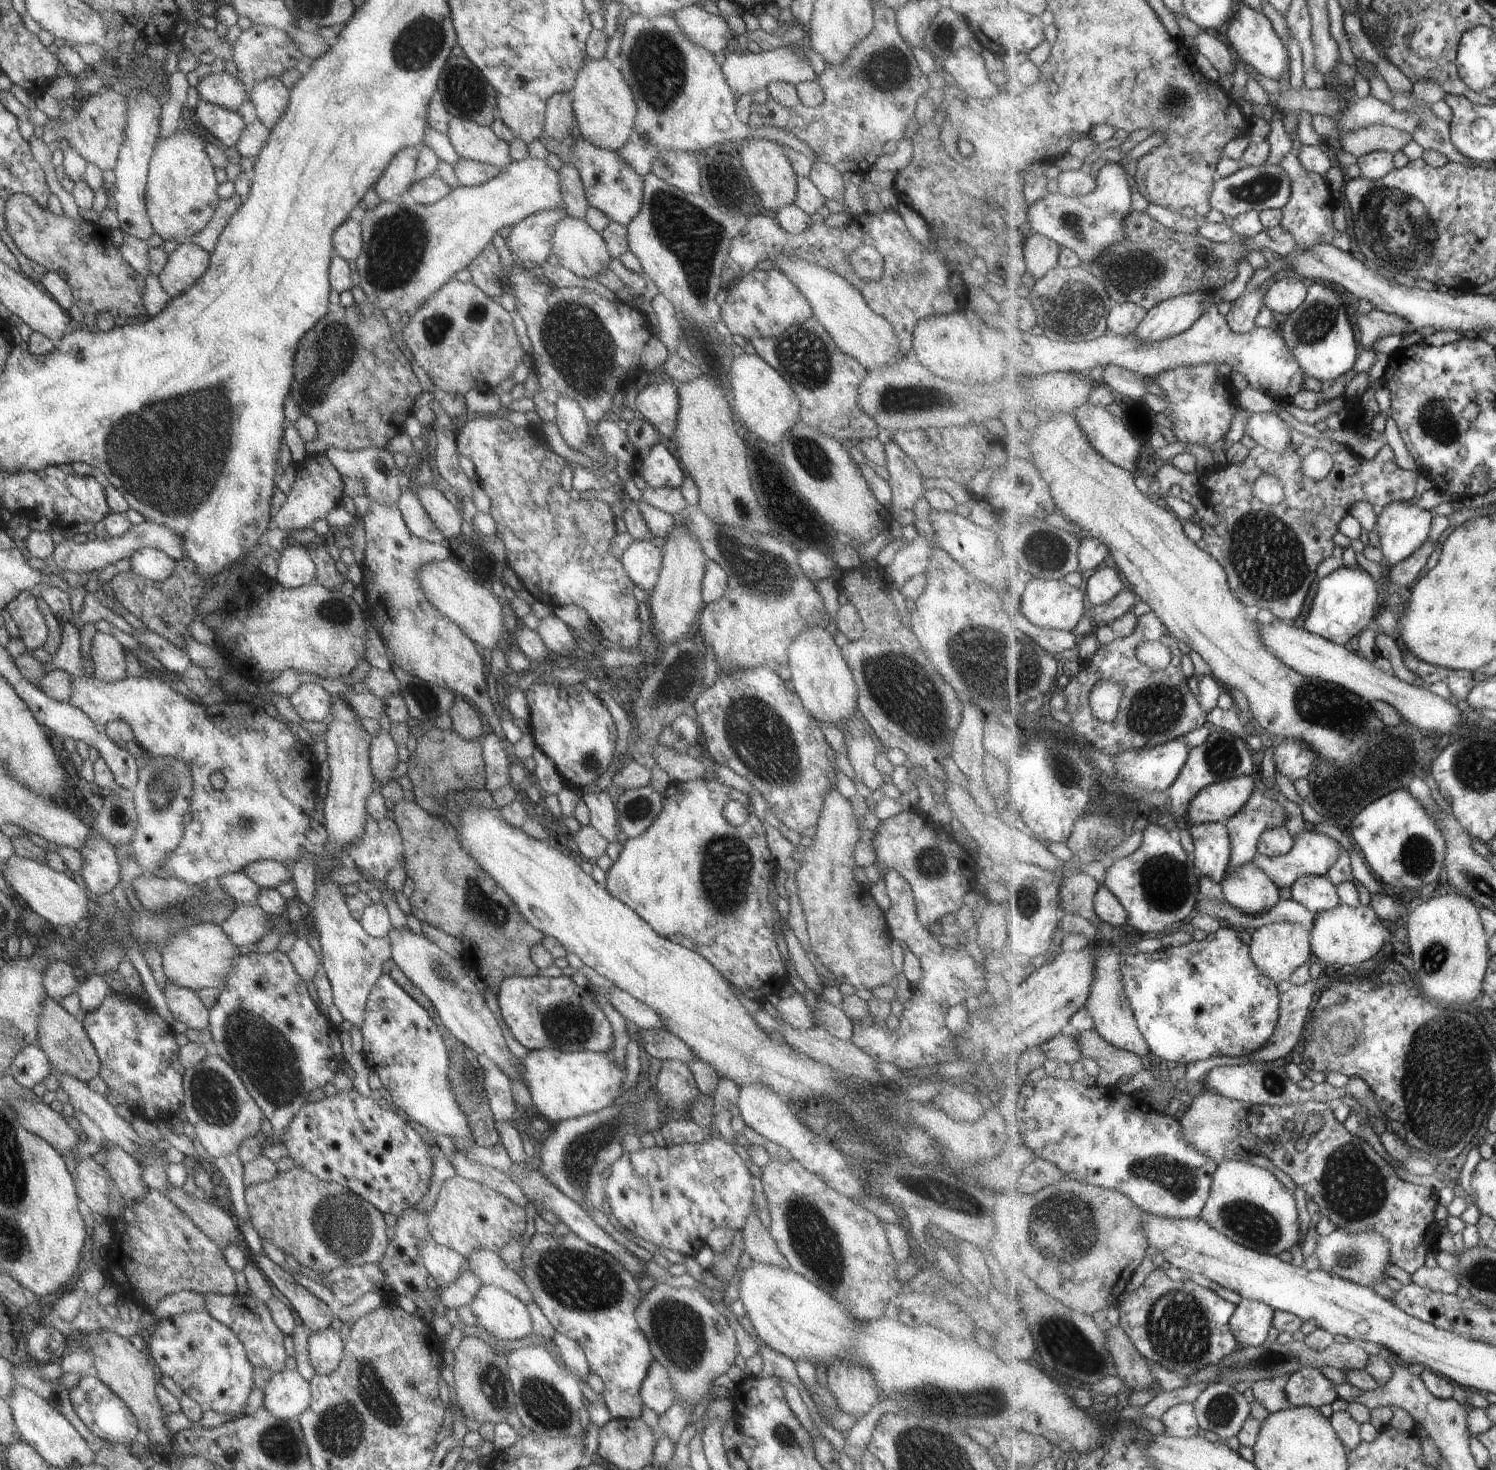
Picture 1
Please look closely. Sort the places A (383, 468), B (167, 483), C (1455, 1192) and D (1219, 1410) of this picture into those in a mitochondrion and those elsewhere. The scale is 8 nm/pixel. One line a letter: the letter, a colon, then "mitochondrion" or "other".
A: other
B: mitochondrion
C: other
D: mitochondrion

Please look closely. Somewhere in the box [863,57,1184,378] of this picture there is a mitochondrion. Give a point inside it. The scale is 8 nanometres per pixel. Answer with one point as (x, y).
(1077, 308)

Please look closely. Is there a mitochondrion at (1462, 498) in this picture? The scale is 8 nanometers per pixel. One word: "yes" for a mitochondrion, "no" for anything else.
no

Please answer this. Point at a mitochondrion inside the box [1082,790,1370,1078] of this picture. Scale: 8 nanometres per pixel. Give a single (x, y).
(1163, 879)

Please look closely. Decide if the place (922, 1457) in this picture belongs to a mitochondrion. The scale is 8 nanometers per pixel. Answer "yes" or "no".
yes

